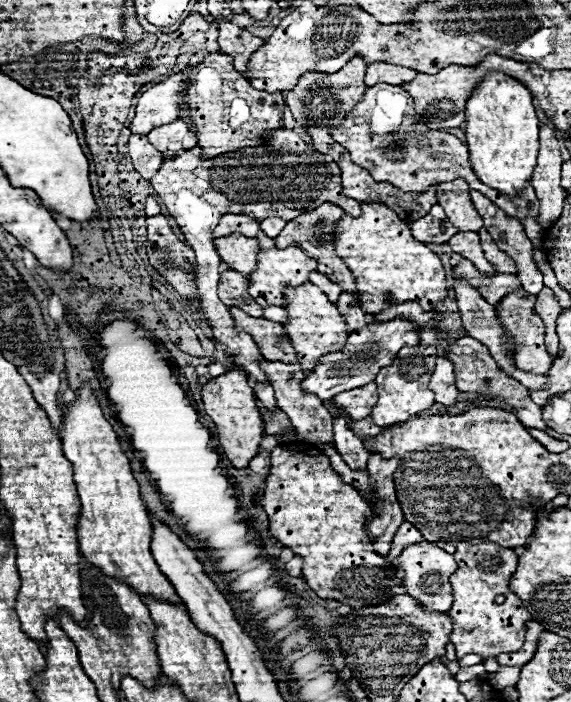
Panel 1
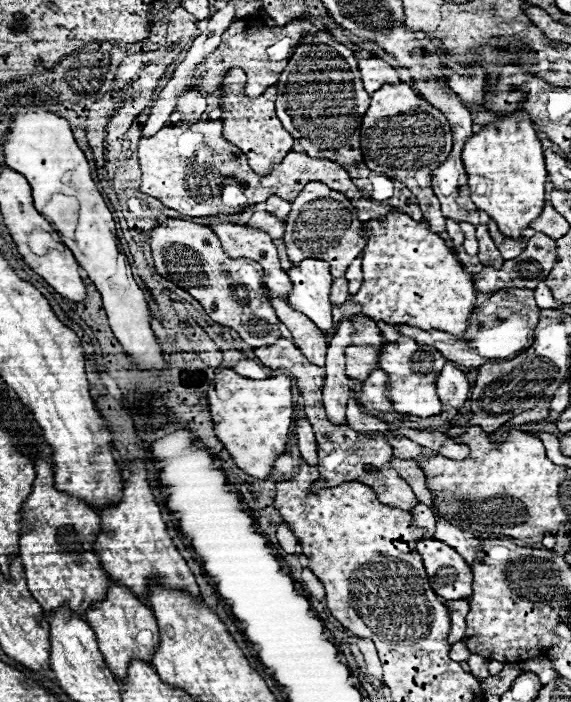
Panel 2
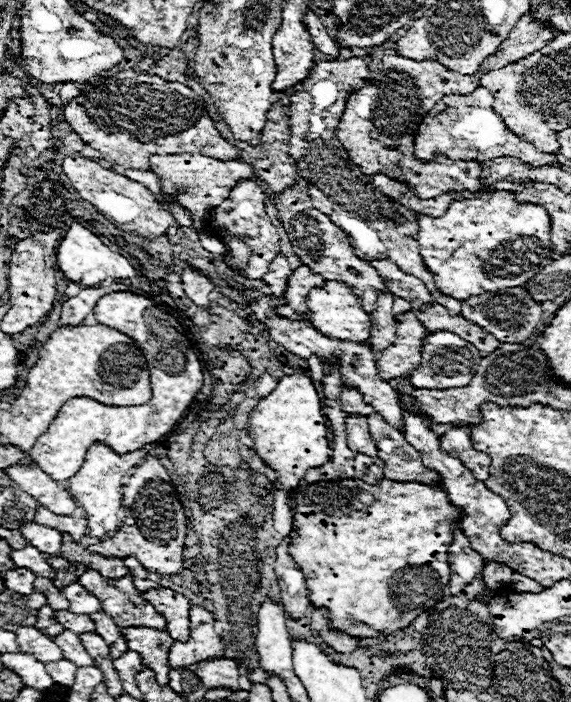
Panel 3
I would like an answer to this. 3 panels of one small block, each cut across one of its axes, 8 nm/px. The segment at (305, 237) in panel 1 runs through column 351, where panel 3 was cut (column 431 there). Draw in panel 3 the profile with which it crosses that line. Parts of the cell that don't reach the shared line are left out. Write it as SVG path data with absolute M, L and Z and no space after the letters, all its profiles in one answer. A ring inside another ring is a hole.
M362 56L350 60L318 62L310 70L310 76L296 86L296 94L290 96L290 156L296 160L298 168L302 168L300 176L308 180L312 202L320 212L328 214L330 220L346 234L356 256L360 256L362 260L396 262L402 272L418 276L428 286L432 296L436 296L438 304L444 304L444 308L448 308L450 312L460 314L462 302L436 290L434 274L426 268L418 252L418 242L414 240L414 234L418 232L420 214L408 210L398 202L392 202L380 190L376 190L372 180L350 162L348 152L334 136L334 128L344 112L348 92L370 80L368 60L368 56ZM338 92L342 94L338 96Z

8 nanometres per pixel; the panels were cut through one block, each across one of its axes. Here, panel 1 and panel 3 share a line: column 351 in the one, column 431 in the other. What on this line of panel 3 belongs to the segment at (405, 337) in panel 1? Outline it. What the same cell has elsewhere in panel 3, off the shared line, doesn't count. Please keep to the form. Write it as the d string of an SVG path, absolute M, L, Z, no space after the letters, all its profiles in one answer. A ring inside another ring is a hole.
M434 332L426 338L424 350L422 350L422 364L420 368L412 370L410 382L414 388L428 388L428 390L464 388L476 374L480 360L482 360L480 352L470 342L462 340L452 332Z

